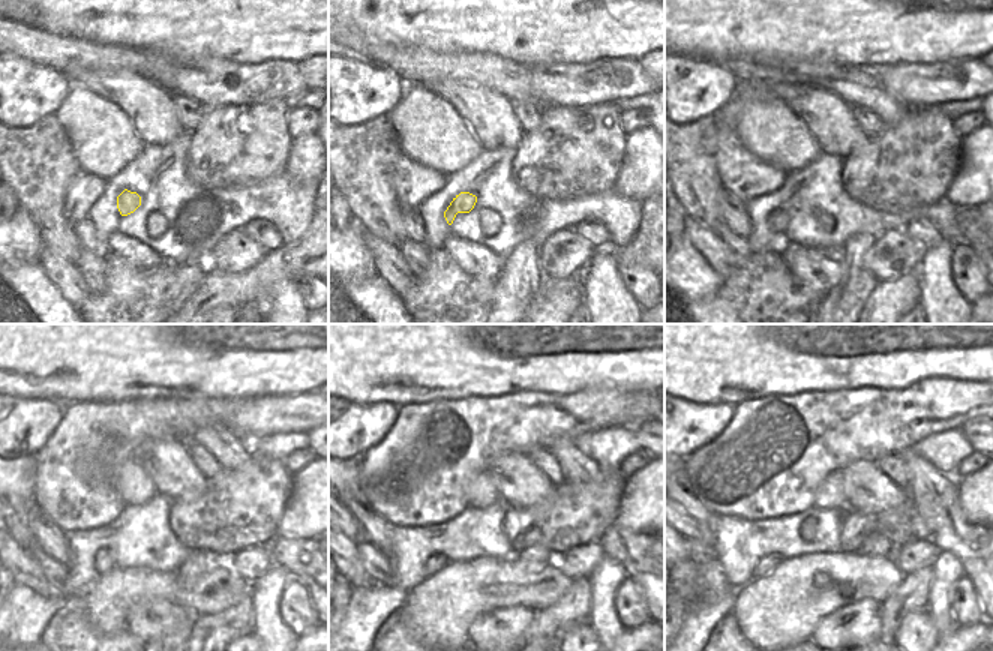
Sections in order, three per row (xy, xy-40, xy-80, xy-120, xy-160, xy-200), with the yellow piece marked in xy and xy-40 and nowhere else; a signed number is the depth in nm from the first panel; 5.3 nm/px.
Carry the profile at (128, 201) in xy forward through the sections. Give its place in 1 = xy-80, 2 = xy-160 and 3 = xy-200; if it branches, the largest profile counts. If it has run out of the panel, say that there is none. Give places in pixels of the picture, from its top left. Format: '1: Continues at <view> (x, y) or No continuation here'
1: Continues at xy-80 (777, 221)
2: Continues at xy-160 (437, 561)
3: Continues at xy-200 (767, 564).

